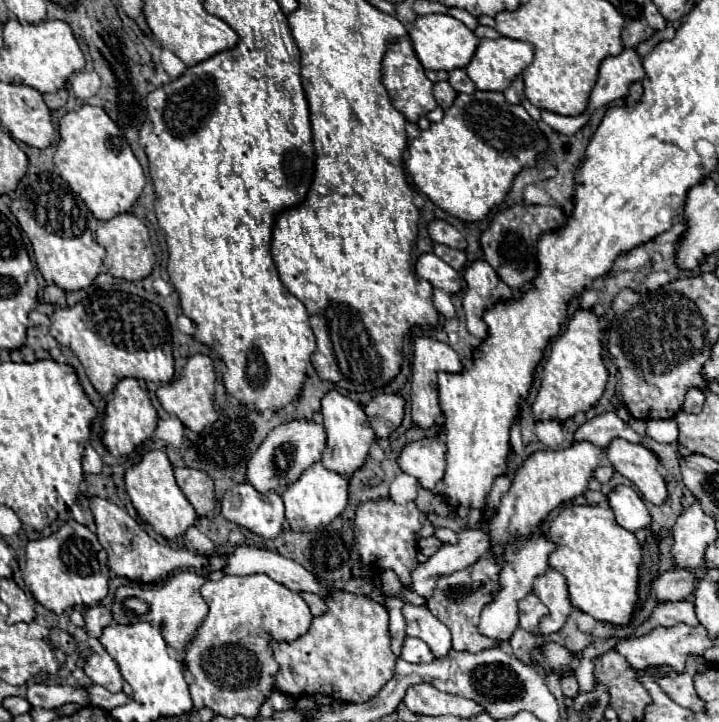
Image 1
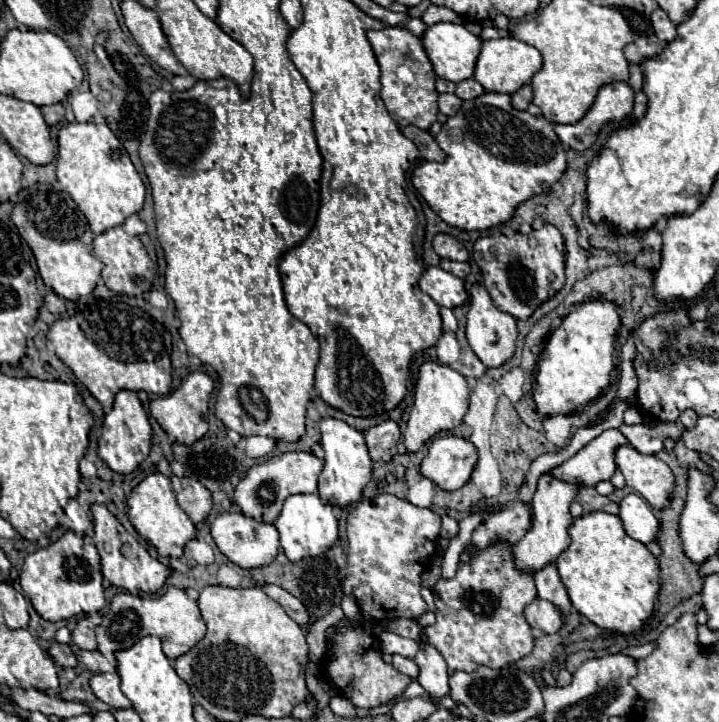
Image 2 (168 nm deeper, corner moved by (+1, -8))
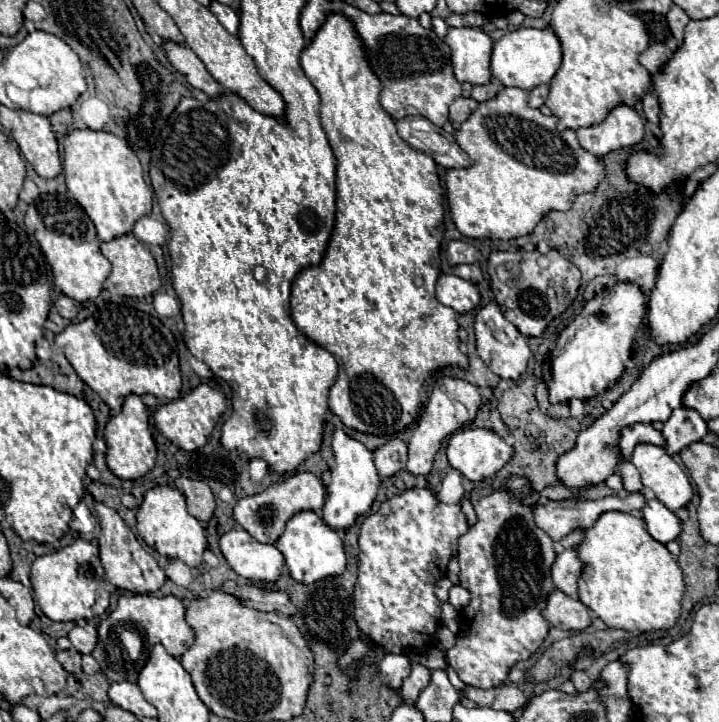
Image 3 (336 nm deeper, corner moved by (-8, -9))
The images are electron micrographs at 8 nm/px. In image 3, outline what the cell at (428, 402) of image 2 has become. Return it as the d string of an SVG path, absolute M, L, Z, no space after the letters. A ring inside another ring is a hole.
M443 376L435 382L433 392L423 408L423 418L419 418L417 428L413 430L413 436L409 440L409 460L405 464L405 470L413 476L427 476L433 468L433 456L437 454L437 450L443 446L443 440L449 438L453 432L457 432L461 428L461 424L455 418L455 402L461 402L471 418L475 418L479 406L481 406L481 396L477 392L477 388L473 384L469 384L467 380L459 380L459 378L449 378Z

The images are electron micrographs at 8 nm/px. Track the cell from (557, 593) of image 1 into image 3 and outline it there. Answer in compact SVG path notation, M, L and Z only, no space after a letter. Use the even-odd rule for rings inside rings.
M567 548L565 552L557 554L557 560L551 568L551 578L559 590L563 590L567 596L577 598L577 580L583 572L583 562L579 560L577 548Z

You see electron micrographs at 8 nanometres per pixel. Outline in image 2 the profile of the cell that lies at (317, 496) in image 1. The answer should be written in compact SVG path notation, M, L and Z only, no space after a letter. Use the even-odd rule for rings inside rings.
M318 493L290 495L286 499L284 509L276 519L276 529L280 533L280 545L290 561L300 561L304 557L318 557L338 539L338 519L334 511L336 505L324 503Z

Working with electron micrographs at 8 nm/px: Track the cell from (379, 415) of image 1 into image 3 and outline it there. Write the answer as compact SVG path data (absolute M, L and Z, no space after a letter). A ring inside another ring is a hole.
M391 440L379 450L375 450L375 466L381 478L391 478L405 468L407 444L403 440Z

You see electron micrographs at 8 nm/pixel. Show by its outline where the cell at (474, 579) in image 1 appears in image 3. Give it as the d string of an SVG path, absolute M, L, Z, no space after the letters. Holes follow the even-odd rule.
M509 476L503 488L483 496L475 504L477 522L469 528L467 534L459 538L459 566L461 566L461 586L471 592L469 606L459 614L461 630L457 634L455 648L447 650L447 662L455 668L459 678L467 686L475 688L493 688L501 686L507 680L507 674L513 664L527 660L537 648L543 644L549 622L543 618L543 608L547 604L547 596L555 590L551 580L551 566L555 562L553 540L535 526L533 506L525 506L523 498L533 492L531 482L525 476Z

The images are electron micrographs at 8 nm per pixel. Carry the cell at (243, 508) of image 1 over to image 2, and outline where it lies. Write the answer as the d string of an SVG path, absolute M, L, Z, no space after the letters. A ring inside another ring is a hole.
M232 511L232 513L220 513L216 517L216 521L212 523L212 537L218 545L218 549L238 567L244 569L252 569L258 565L266 565L270 563L278 549L280 549L280 539L278 539L278 529L274 527L274 523L266 523L266 521L254 521L248 515L242 515L242 511Z

